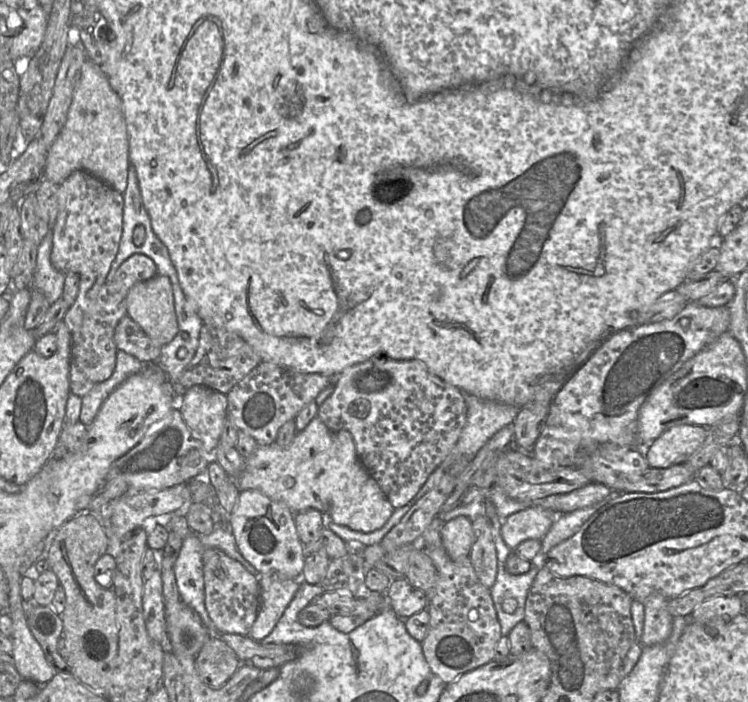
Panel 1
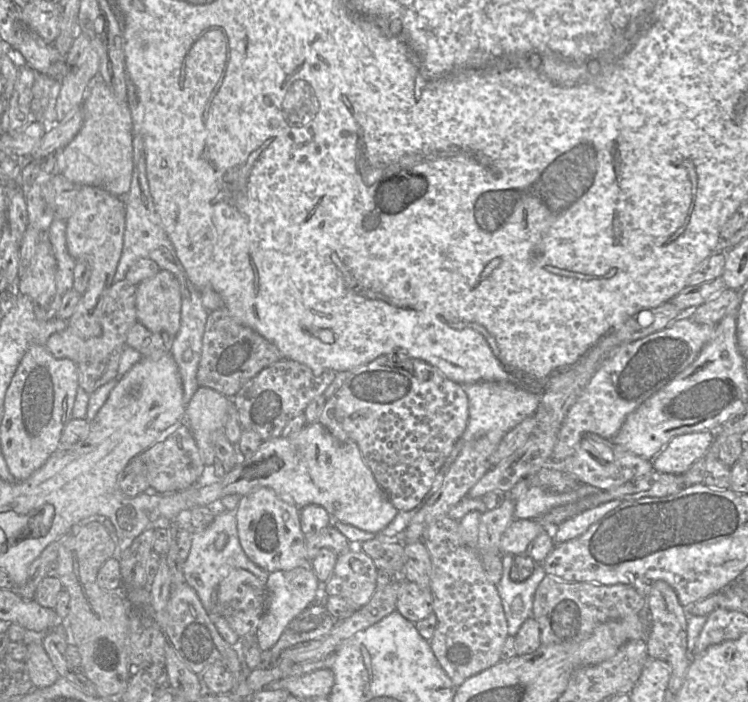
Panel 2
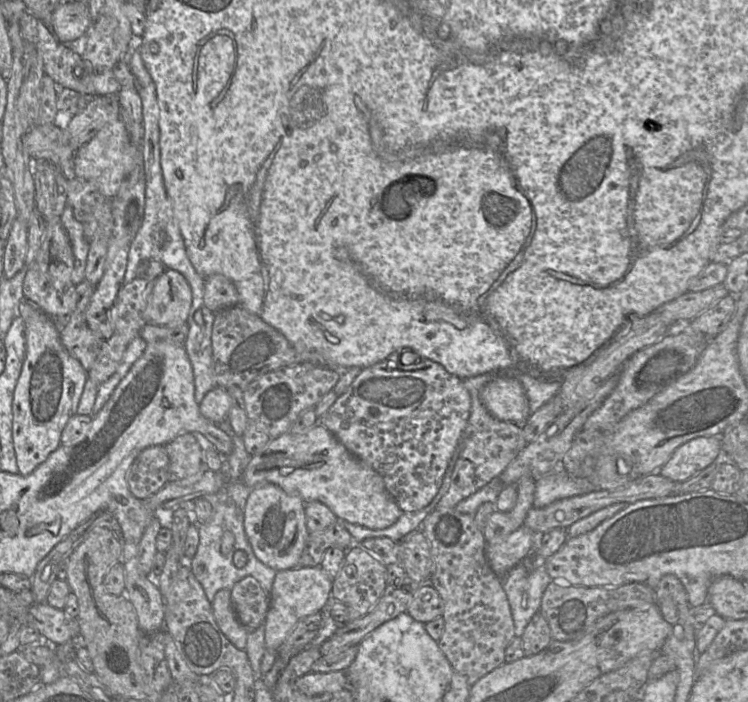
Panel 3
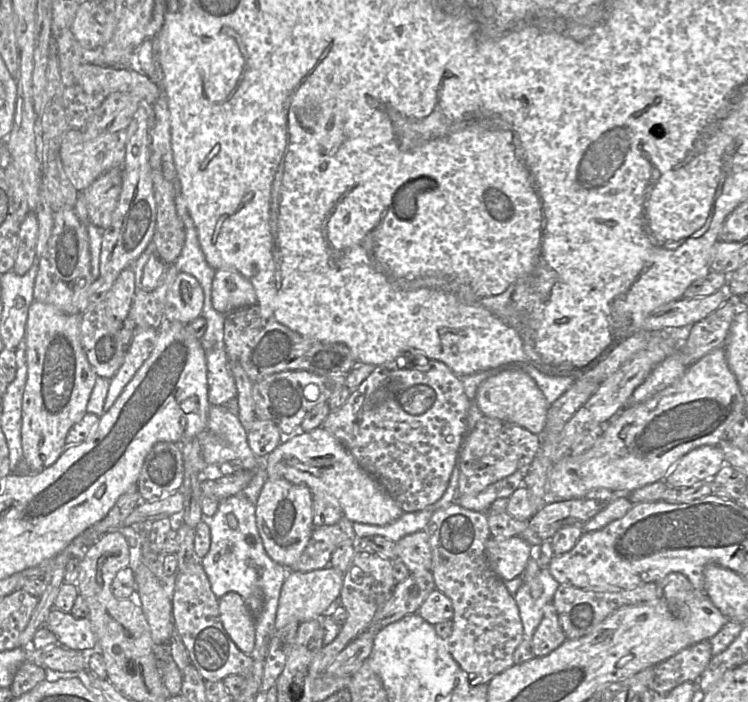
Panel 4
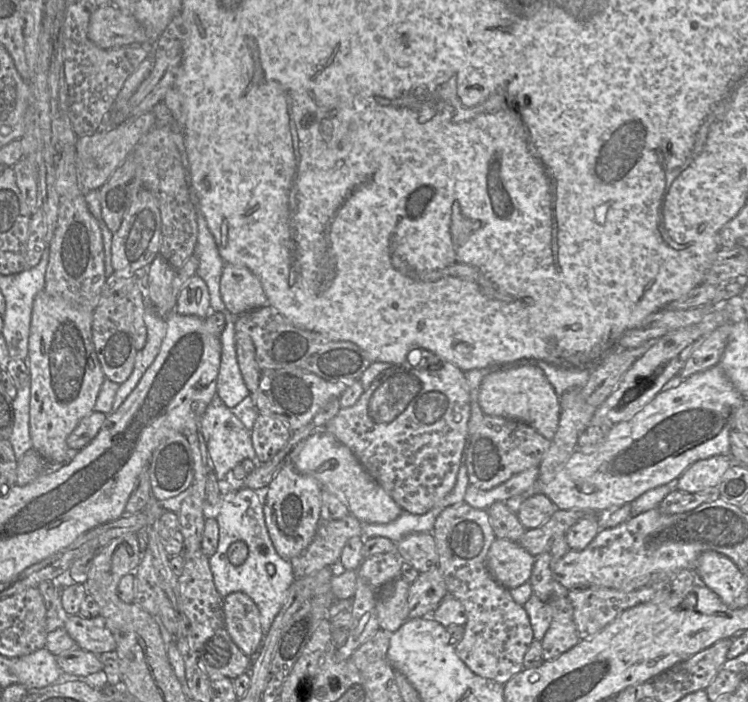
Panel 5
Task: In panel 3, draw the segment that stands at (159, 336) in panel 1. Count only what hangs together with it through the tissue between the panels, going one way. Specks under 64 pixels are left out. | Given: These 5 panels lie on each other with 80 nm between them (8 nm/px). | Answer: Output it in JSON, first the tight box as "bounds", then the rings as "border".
{"bounds":[145,269,192,327],"border":[[[165,269],[154,280],[145,318],[149,324],[176,327],[185,324],[192,304],[192,291],[186,278],[176,270]]]}

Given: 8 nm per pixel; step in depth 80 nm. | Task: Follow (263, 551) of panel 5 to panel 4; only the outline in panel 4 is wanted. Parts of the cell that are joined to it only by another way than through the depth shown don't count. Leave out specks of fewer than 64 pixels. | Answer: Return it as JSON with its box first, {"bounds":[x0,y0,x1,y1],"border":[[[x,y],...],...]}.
{"bounds":[201,493,289,662],"border":[[[242,493],[220,500],[217,512],[211,517],[203,516],[201,522],[210,527],[211,545],[208,553],[201,558],[201,563],[215,596],[221,598],[228,592],[236,592],[243,599],[248,599],[254,588],[260,588],[263,592],[264,606],[261,613],[255,618],[255,647],[251,656],[254,661],[264,662],[268,652],[268,645],[274,633],[281,588],[289,570],[283,565],[274,562],[266,553],[256,524],[255,504],[250,502]]]}

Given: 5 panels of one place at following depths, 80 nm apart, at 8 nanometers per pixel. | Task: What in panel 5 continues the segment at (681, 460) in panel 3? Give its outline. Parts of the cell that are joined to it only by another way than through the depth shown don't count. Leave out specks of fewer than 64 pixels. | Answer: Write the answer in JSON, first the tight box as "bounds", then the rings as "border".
{"bounds":[676,455,732,493],"border":[[[725,455],[699,460],[677,479],[676,489],[688,493],[716,490],[730,465],[732,465],[732,459]]]}

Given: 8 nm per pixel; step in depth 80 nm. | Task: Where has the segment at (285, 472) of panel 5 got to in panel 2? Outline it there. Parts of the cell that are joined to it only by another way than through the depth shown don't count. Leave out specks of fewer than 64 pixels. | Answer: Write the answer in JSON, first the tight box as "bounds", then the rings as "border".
{"bounds":[235,488,308,573],"border":[[[260,488],[252,493],[241,496],[235,510],[239,542],[246,556],[257,566],[268,573],[290,571],[308,566],[306,556],[306,539],[300,526],[300,508],[278,497],[269,488]]]}

